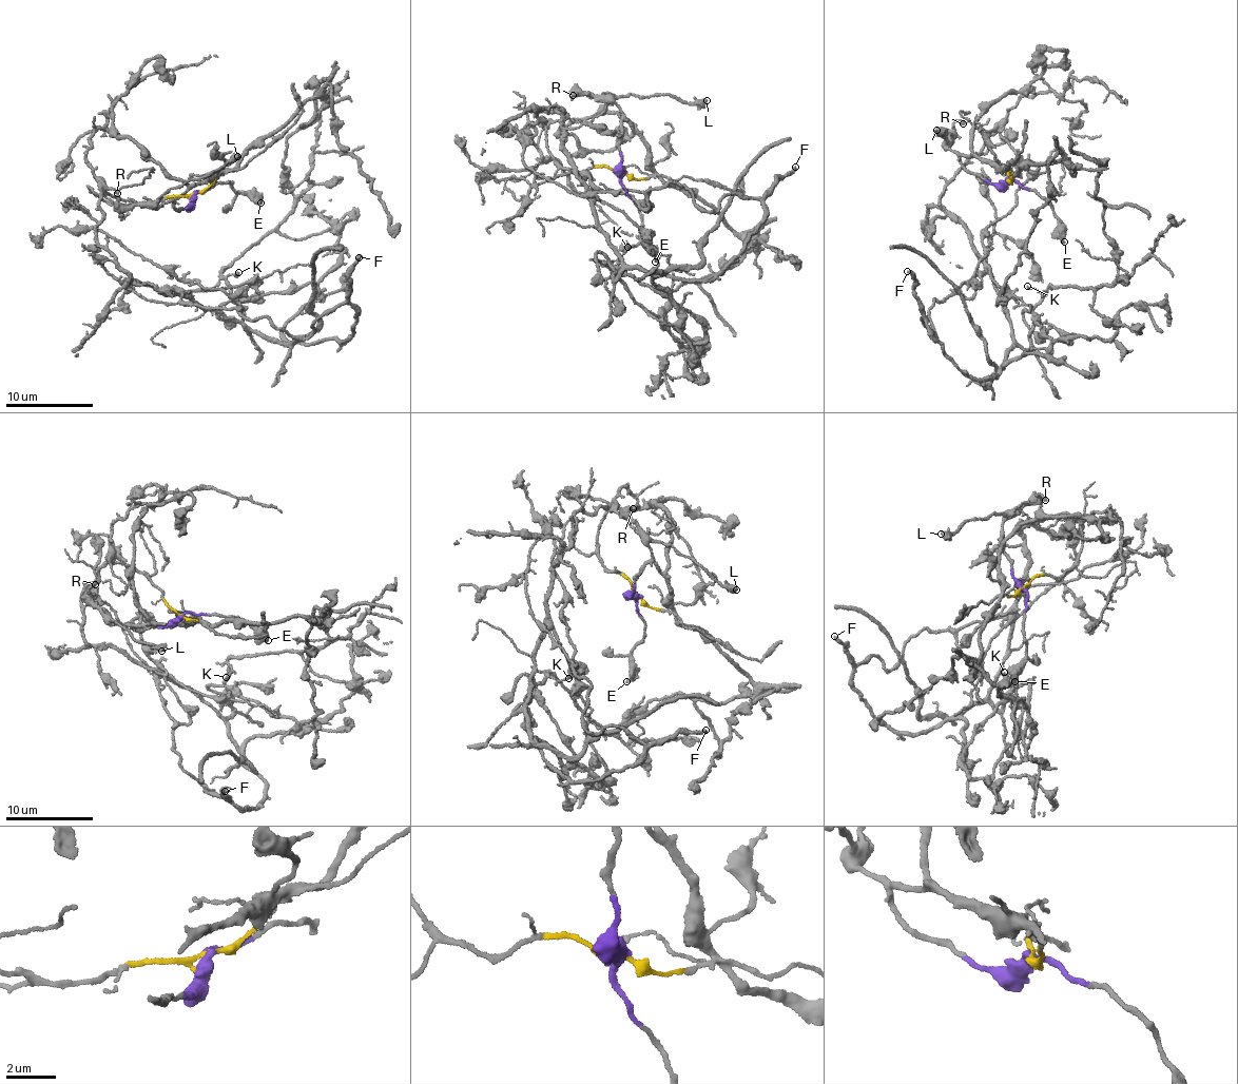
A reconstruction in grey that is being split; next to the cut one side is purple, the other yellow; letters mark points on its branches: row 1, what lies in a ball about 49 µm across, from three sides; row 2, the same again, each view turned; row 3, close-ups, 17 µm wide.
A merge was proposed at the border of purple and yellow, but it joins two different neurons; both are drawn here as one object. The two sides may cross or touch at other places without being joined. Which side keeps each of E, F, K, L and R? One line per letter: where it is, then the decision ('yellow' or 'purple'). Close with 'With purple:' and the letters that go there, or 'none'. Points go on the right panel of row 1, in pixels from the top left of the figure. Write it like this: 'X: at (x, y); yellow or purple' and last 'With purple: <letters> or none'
E: at (1064, 242); purple
F: at (907, 271); yellow
K: at (1027, 286); yellow
L: at (936, 130); purple
R: at (963, 123); purple
With purple: E, L, R

